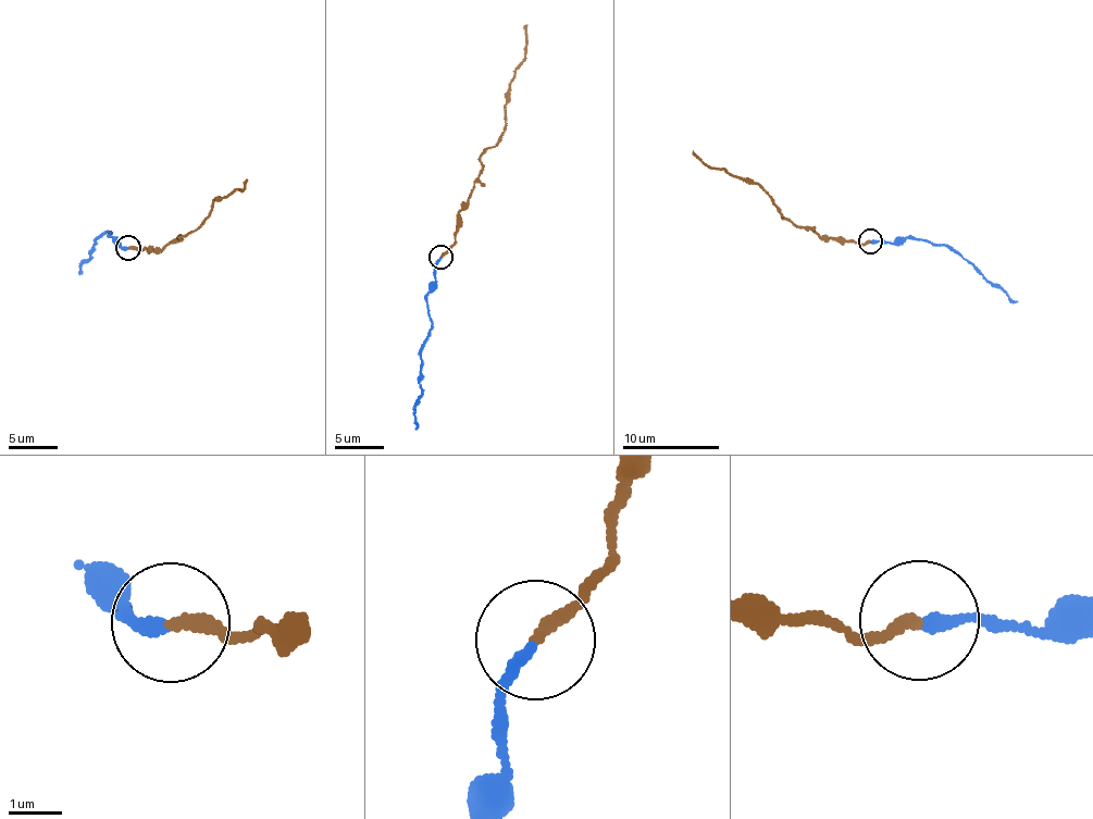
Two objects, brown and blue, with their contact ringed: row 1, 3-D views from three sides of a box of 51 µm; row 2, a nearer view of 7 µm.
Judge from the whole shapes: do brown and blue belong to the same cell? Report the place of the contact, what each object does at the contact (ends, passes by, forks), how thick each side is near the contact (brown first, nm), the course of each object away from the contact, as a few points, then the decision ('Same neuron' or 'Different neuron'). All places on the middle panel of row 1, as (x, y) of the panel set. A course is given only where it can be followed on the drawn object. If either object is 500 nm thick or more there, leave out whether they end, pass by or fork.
Place: (441, 257). At the ring brown ends. At the ring blue ends. Thickness 240 nm (brown) against 220 nm. Course of brown: (441, 257), (457, 235), (480, 160), (505, 124), (504, 108), (524, 51), (528, 25). Course of blue: (441, 257), (426, 297), (430, 334), (421, 354), (422, 397), (415, 407), (414, 429). Different neuron

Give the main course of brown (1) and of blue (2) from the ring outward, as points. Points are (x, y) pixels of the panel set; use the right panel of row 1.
1: (870, 242), (864, 246), (826, 240), (796, 226), (781, 215), (758, 185), (712, 169), (694, 150)
2: (870, 242), (909, 239), (946, 246), (1017, 300)

